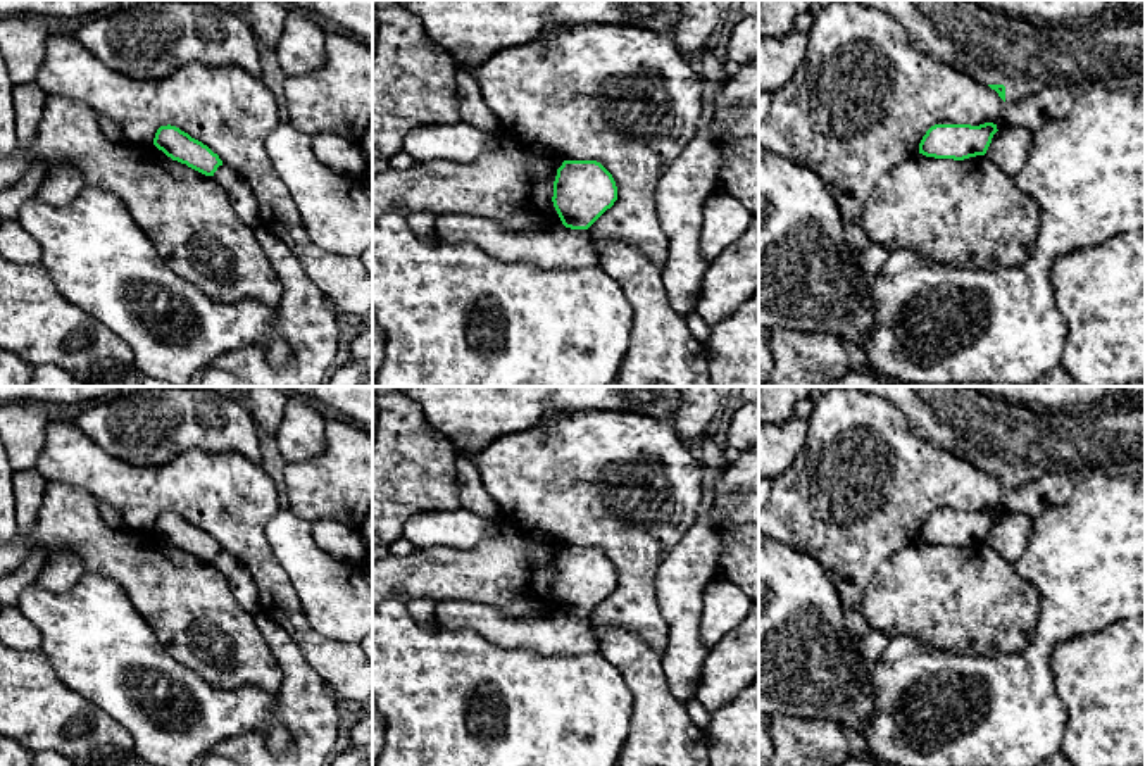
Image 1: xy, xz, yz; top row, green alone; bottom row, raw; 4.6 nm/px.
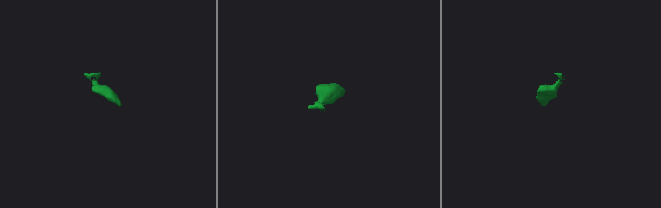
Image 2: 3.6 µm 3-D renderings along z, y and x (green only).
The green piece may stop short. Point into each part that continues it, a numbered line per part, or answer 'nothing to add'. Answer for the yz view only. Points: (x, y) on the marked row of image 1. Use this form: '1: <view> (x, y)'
1: yz (995, 49)

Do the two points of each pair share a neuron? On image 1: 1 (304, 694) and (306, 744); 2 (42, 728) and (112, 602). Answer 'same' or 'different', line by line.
1: same
2: different

